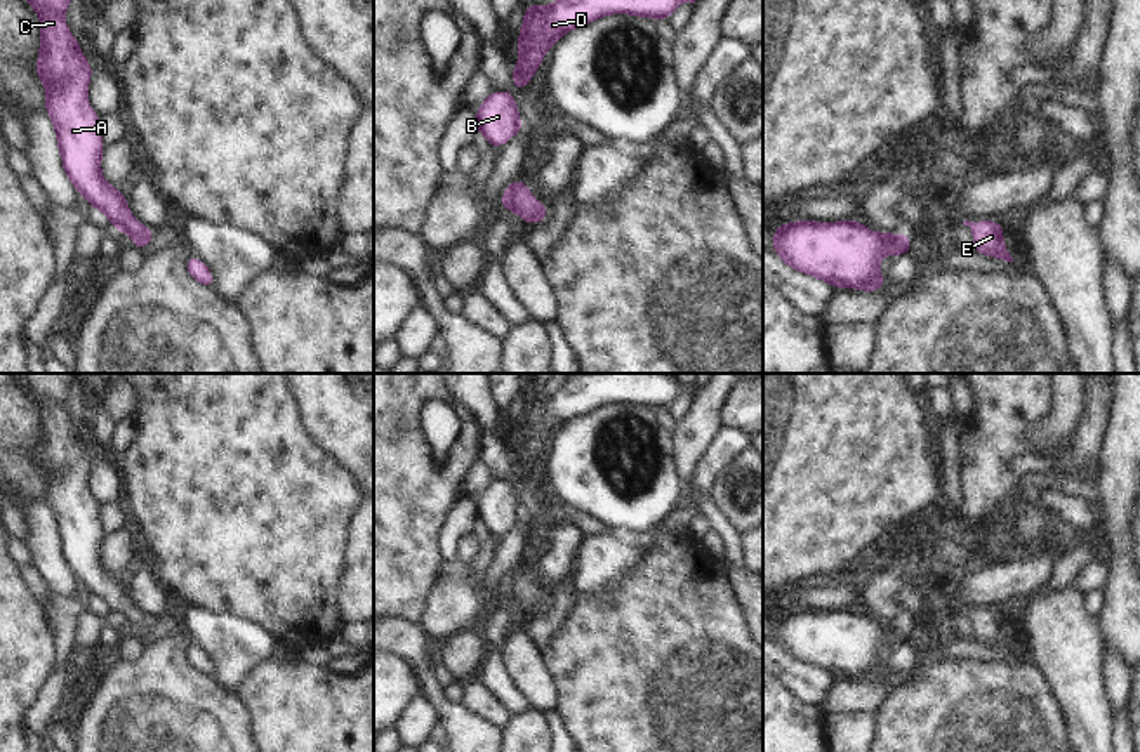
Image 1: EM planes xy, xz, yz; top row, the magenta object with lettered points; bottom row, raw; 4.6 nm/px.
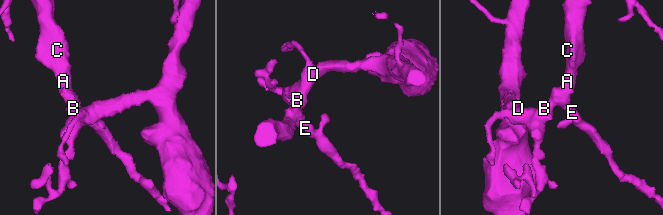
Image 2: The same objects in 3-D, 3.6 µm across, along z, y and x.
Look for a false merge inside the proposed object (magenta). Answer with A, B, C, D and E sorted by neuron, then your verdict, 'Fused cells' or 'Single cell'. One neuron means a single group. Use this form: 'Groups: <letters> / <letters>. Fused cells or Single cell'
Groups: A B C D E. Single cell

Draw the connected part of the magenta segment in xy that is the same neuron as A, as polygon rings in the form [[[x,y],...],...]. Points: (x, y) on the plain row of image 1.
[[[16,373],[16,377],[40,405],[36,464],[47,478],[45,500],[56,518],[63,557],[76,582],[90,596],[104,601],[113,618],[129,622],[141,639],[151,632],[155,618],[134,608],[127,587],[101,563],[104,540],[101,505],[87,490],[94,458],[80,441],[80,429],[71,425],[64,412],[76,373]]]

